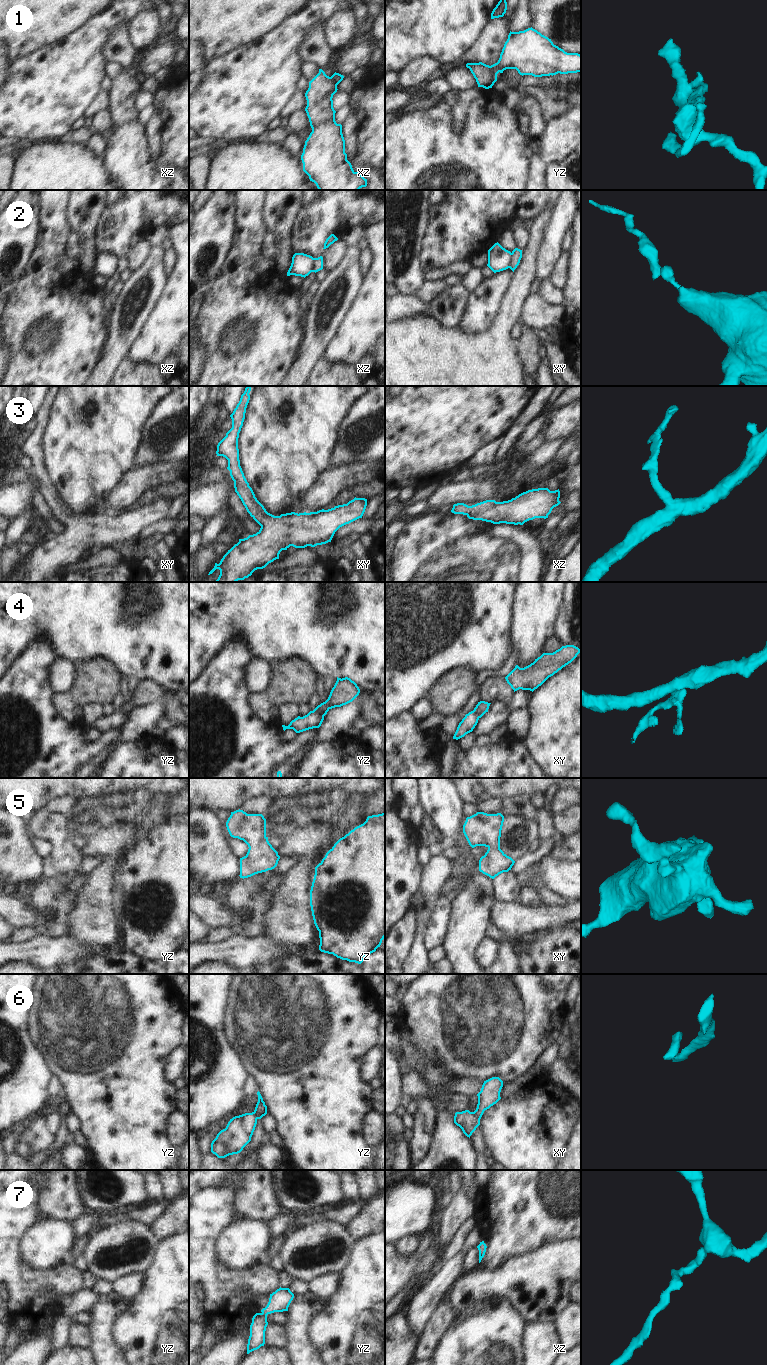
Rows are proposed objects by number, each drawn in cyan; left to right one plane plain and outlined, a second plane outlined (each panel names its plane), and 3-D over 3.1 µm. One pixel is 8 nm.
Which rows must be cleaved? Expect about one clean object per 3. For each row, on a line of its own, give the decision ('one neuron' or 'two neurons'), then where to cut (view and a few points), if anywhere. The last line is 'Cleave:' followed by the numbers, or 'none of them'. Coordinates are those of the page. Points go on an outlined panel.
1: two neurons; cut xz (330, 77), (337, 84)
2: two neurons; cut xy (512, 253), (509, 267)
3: one neuron; cut none
4: two neurons; cut yz (313, 710), (323, 717)
5: one neuron; cut none
6: two neurons; cut xy (473, 1112), (479, 1119)
7: one neuron; cut none
Cleave: 1, 2, 4, 6

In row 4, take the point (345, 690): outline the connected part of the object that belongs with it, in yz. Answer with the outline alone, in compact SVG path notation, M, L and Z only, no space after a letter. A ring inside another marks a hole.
M338 678L332 688L328 699L318 705L313 711L325 716L327 712L335 707L341 707L352 702L360 693L357 684L350 678Z

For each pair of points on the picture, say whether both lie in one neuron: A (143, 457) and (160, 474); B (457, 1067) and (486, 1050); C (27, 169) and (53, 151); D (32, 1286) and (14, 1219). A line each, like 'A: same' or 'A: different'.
A: different
B: same
C: same
D: same

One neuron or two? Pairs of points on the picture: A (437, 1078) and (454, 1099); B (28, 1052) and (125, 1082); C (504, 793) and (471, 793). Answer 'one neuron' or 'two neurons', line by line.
A: two neurons
B: two neurons
C: one neuron

